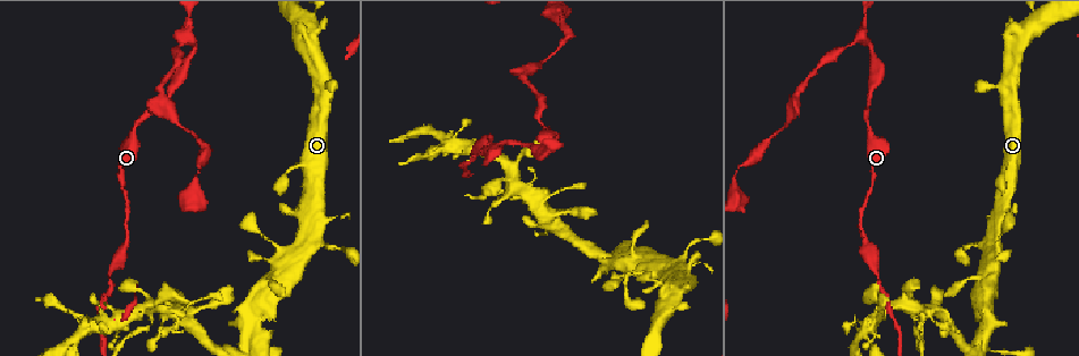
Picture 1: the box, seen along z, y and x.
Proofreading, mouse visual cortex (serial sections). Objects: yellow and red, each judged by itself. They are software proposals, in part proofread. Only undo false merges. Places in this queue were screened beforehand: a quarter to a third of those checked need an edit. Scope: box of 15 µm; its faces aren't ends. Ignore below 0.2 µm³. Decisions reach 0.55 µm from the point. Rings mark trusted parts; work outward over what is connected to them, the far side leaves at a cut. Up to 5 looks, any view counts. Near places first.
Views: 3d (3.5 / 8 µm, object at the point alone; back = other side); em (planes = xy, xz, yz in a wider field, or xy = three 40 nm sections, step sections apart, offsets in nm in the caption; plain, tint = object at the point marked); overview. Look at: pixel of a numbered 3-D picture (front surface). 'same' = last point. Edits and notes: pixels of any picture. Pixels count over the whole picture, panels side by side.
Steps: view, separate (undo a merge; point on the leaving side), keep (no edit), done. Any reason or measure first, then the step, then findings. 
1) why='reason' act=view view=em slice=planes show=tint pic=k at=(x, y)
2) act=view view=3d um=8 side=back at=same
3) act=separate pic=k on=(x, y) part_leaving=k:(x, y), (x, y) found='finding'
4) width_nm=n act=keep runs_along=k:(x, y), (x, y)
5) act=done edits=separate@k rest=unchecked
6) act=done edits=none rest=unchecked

why='sharp bend' act=view view=3d um=8 pic=1 at=(183, 36)

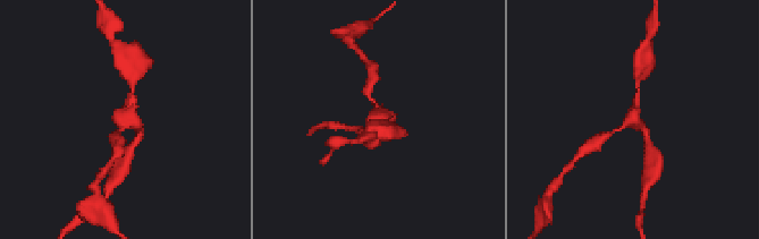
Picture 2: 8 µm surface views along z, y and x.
arms=3 arm_widths_nm=150,150,150 why='shape alone is not enough' act=view view=em slice=xy step=2 show=tint pic=2 at=(127, 119)

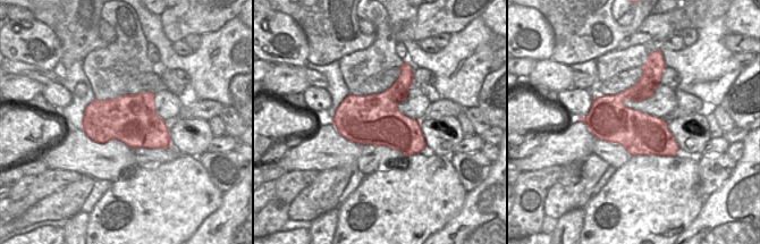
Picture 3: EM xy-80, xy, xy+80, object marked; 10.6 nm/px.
act=keep found='one cell here'

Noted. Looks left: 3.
why='thick turns thin' act=view view=3d um=3.5 pic=1 at=(309, 20)

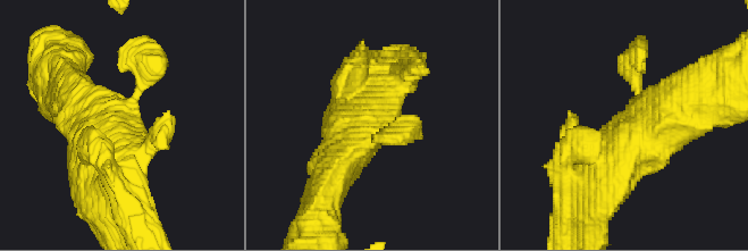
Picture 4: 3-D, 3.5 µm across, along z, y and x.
why='need the tissue' act=view view=em slice=planes show=plain pic=4 at=(370, 134)

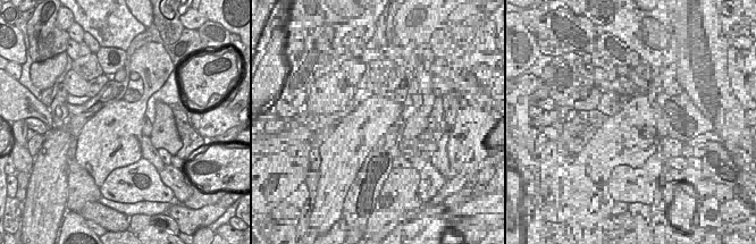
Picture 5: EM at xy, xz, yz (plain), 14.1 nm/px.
act=view view=em slice=planes show=tint at=same

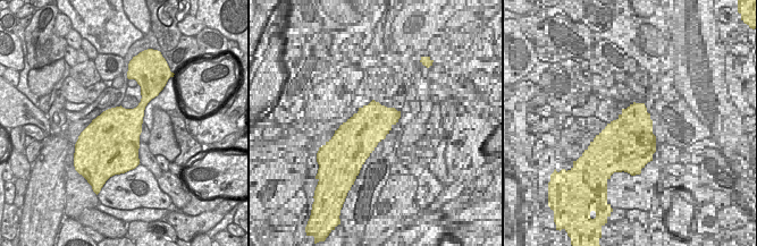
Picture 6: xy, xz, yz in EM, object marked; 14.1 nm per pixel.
act=keep runs_along=4:(583, 191), (619, 149), (691, 103) found='continuous, no second cell'

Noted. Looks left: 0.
act=done edits=none rest=unchecked

